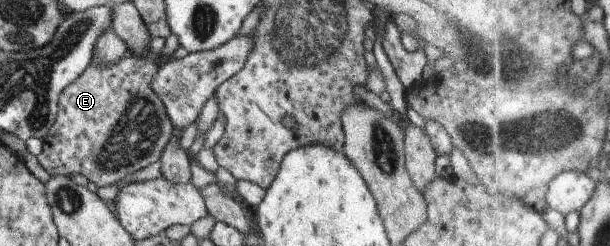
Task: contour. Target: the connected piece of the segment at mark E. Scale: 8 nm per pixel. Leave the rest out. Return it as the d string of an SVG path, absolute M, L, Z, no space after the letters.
M126 54L110 65L93 62L61 90L54 123L42 138L41 152L36 156L49 175L54 177L79 174L95 186L103 188L111 184L119 185L141 169L160 160L160 154L169 140L173 126L166 115L164 104L150 87L159 64L160 61L153 55L133 54Z

